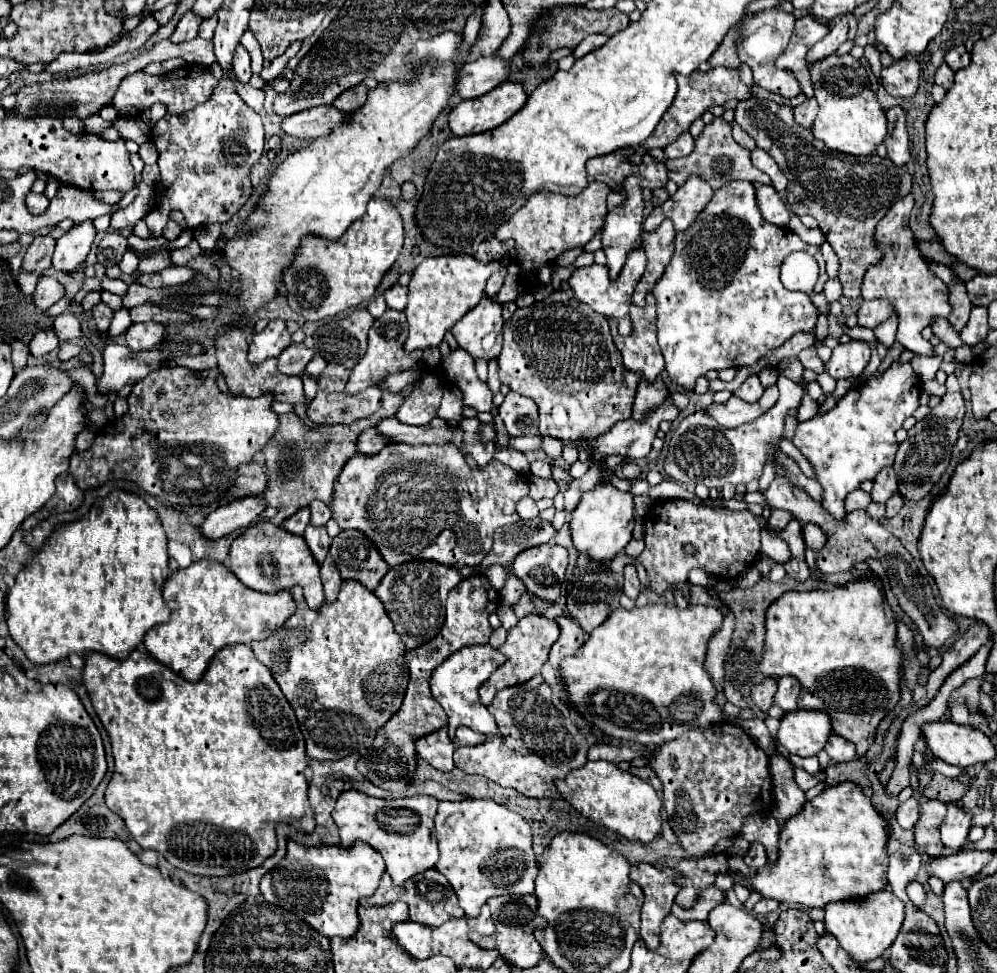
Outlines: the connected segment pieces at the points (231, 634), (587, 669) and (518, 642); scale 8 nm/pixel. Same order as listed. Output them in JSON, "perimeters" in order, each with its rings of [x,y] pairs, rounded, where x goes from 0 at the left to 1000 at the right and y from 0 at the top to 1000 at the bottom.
{"perimeters":[[[[200,576],[194,578],[190,584],[174,588],[163,602],[163,615],[172,625],[172,639],[149,647],[143,662],[147,672],[151,672],[157,680],[161,680],[188,701],[198,701],[198,697],[204,697],[204,691],[222,666],[230,662],[250,662],[254,658],[266,658],[296,629],[292,608],[284,606],[282,610],[258,610],[246,600],[238,598],[230,584],[212,576]]],[[[649,621],[647,625],[619,625],[601,645],[597,645],[591,658],[573,676],[563,680],[563,693],[567,697],[567,709],[575,728],[591,740],[597,750],[607,750],[613,758],[623,758],[635,765],[665,765],[675,761],[675,754],[685,754],[693,748],[715,746],[725,740],[723,728],[717,724],[719,707],[705,687],[709,674],[709,662],[723,645],[725,631],[717,623],[679,625],[669,621]]],[[[537,631],[523,635],[521,641],[511,647],[507,662],[501,666],[501,670],[509,674],[509,680],[507,680],[507,684],[503,684],[503,689],[496,689],[492,693],[490,701],[486,701],[486,705],[482,705],[482,709],[480,709],[482,721],[486,726],[490,726],[501,709],[525,703],[525,701],[533,699],[535,695],[539,695],[543,691],[543,684],[549,680],[549,672],[559,656],[561,656],[561,643],[557,637],[551,637],[547,633],[537,633]]]]}

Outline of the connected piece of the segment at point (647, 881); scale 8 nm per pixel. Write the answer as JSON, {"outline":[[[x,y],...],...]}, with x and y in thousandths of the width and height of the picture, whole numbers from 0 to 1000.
{"outline":[[[637,888],[633,892],[633,902],[647,919],[647,929],[643,935],[643,964],[651,976],[659,976],[663,960],[661,952],[673,937],[681,913],[673,896],[657,892],[655,888]]]}

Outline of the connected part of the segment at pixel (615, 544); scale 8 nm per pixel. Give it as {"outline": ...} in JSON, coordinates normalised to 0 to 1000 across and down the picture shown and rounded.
{"outline":[[[603,497],[599,504],[587,506],[573,526],[573,553],[575,561],[581,569],[589,569],[593,576],[609,578],[617,573],[633,555],[635,547],[635,510],[631,506],[623,506],[613,497]]]}

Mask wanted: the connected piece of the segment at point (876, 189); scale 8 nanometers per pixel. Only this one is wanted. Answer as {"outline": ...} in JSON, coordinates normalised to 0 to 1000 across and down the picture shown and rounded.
{"outline":[[[751,101],[739,105],[737,125],[777,162],[791,185],[789,210],[795,220],[811,220],[821,228],[823,238],[842,263],[842,290],[850,308],[864,306],[864,290],[870,275],[886,267],[886,259],[878,249],[878,232],[902,203],[914,197],[914,179],[910,173],[898,171],[892,162],[880,158],[854,160],[831,154],[823,144],[817,144],[813,132],[797,125],[793,109],[783,109],[773,103]]]}

